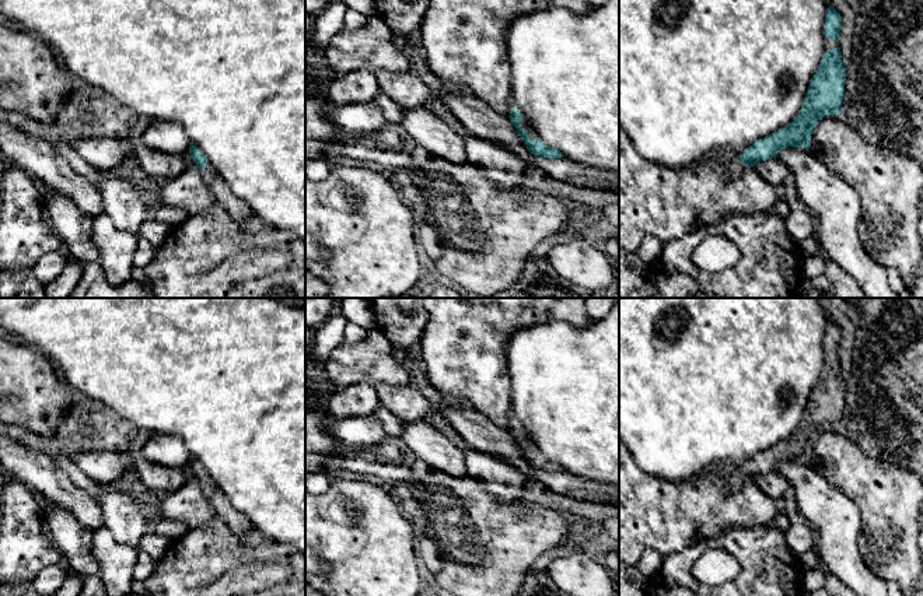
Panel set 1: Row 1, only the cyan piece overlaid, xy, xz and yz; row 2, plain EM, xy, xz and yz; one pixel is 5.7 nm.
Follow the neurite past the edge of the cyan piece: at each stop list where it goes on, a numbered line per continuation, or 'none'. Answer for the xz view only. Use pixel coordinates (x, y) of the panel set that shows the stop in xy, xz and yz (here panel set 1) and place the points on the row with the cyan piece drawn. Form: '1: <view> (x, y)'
1: xz (528, 128)

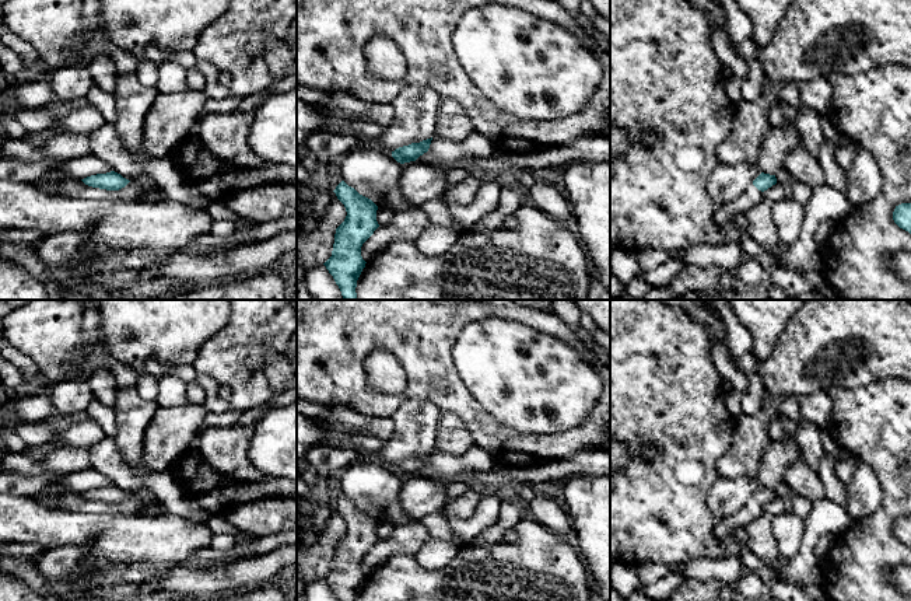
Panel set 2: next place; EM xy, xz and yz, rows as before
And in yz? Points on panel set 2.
1: yz (752, 195)

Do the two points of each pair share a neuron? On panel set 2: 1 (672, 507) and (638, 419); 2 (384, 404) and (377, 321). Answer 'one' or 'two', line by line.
1: one
2: one

